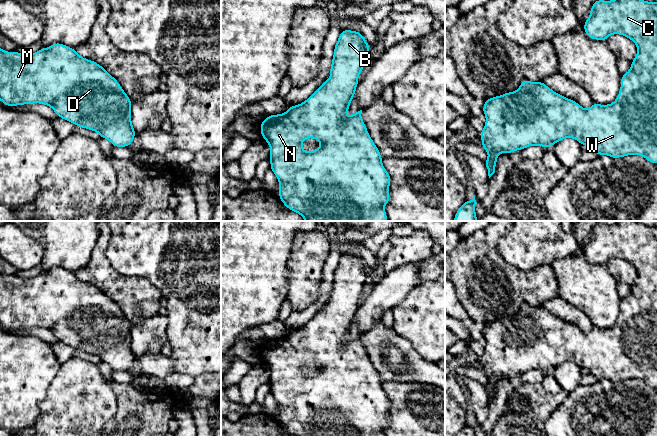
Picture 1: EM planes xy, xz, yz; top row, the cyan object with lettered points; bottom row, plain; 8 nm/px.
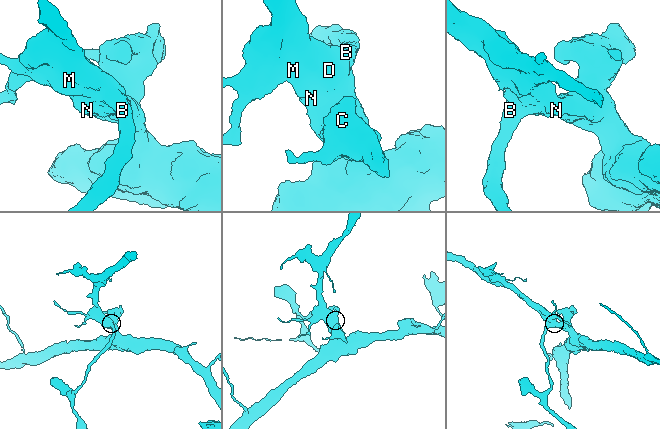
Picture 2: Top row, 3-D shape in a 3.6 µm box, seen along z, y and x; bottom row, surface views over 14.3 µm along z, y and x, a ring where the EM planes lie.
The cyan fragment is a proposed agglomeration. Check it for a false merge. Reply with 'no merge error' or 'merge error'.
no merge error

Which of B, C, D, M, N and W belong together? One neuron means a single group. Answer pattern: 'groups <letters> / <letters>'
groups B C D M N W

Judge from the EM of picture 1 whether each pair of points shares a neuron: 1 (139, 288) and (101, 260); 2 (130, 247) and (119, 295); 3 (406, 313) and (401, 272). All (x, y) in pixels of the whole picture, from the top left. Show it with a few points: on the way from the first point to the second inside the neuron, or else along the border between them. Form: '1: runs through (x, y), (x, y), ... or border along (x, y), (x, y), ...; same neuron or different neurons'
1: runs through (128, 288), (123, 288), (106, 271); same neuron
2: border along (107, 259), (117, 271), (147, 280); different neurons
3: border along (420, 282), (392, 308); different neurons

